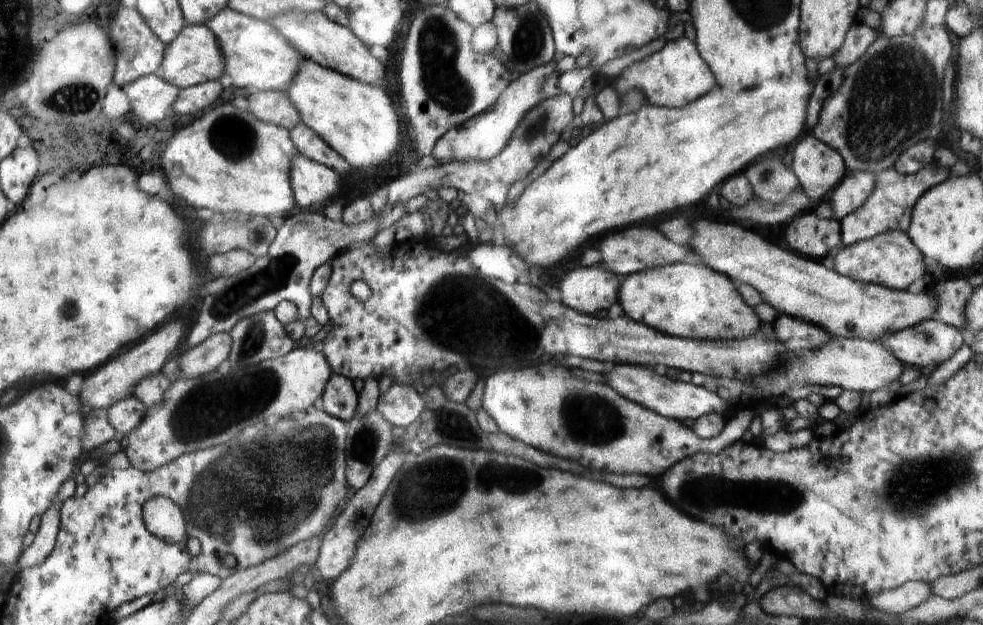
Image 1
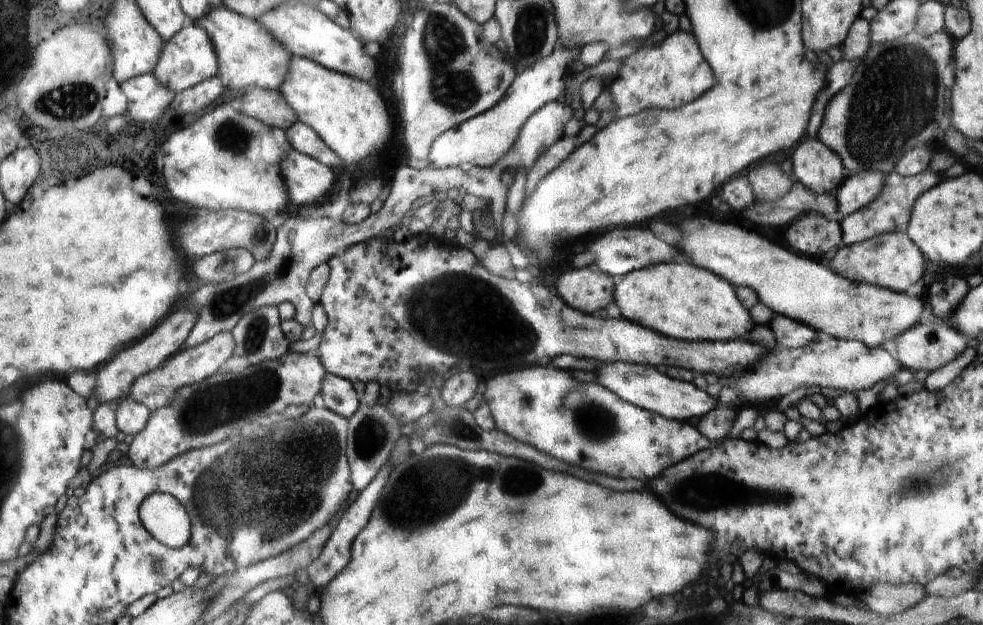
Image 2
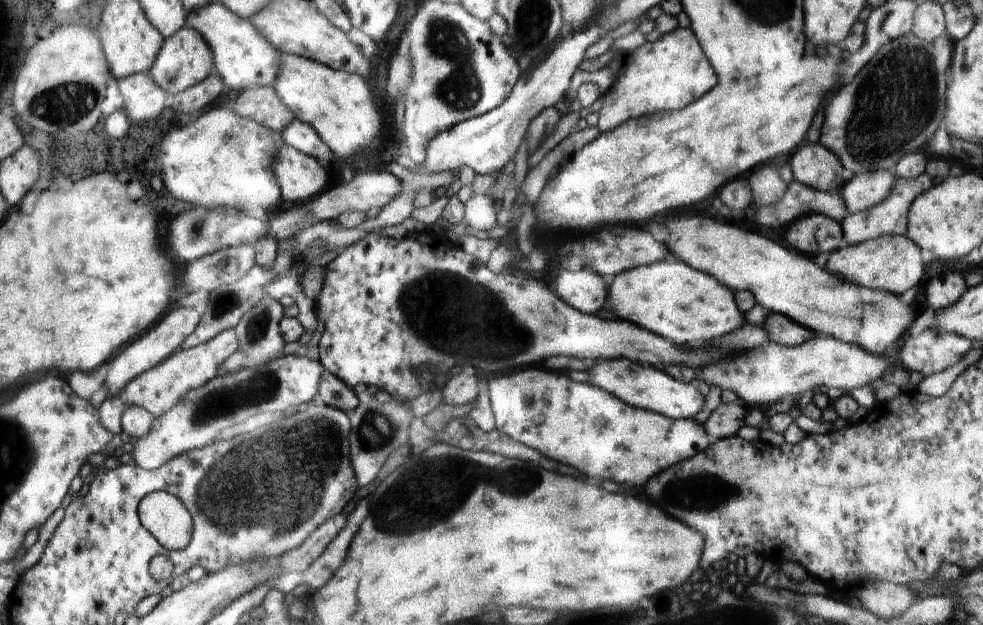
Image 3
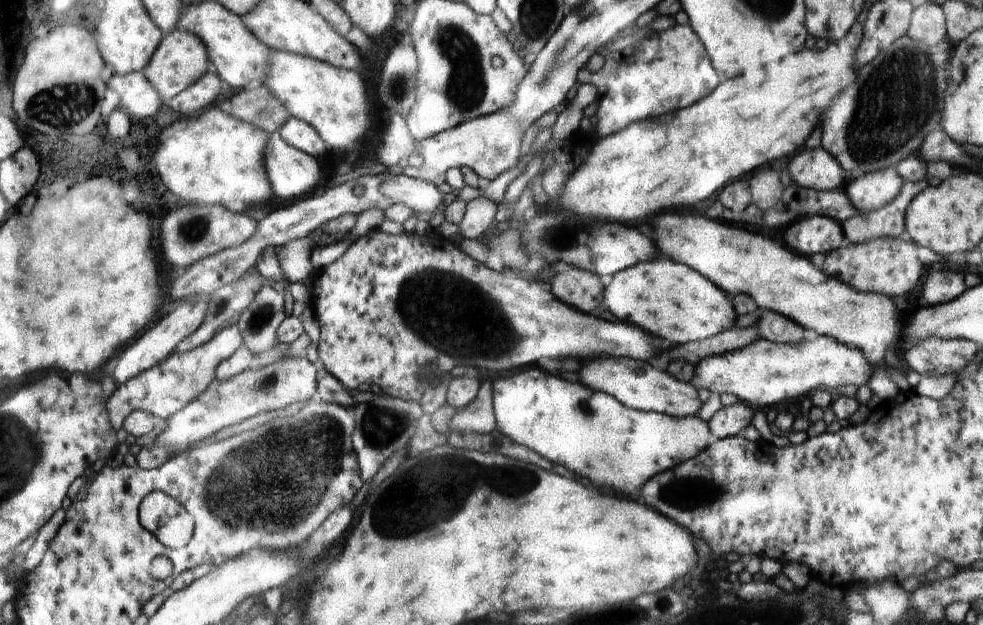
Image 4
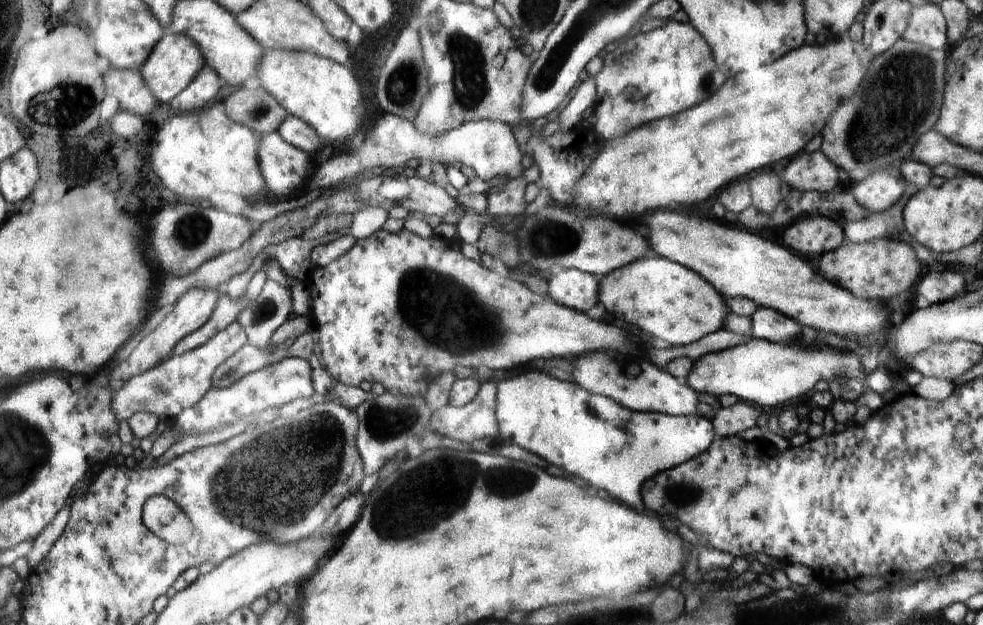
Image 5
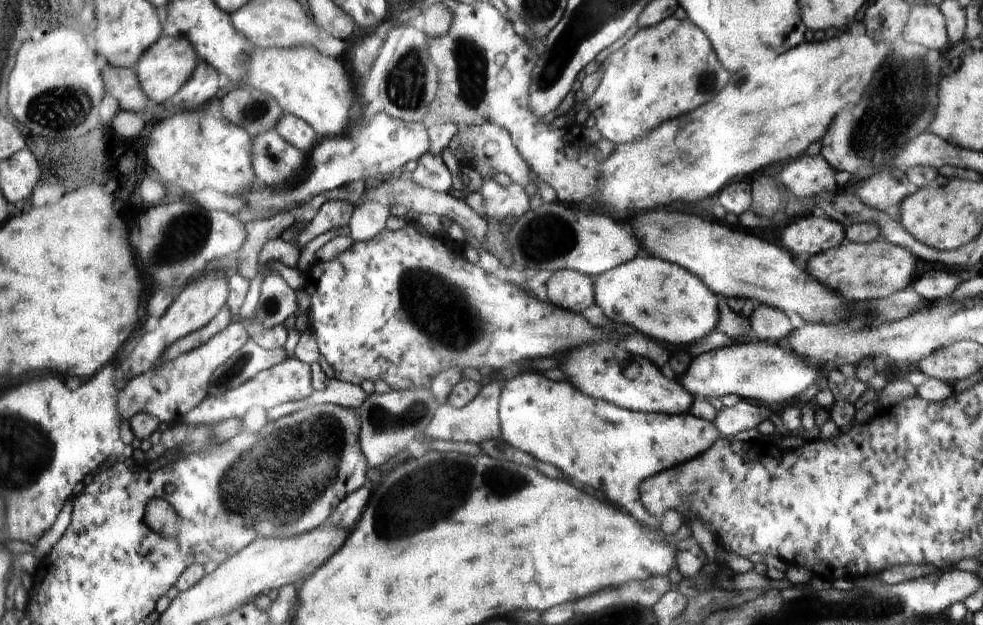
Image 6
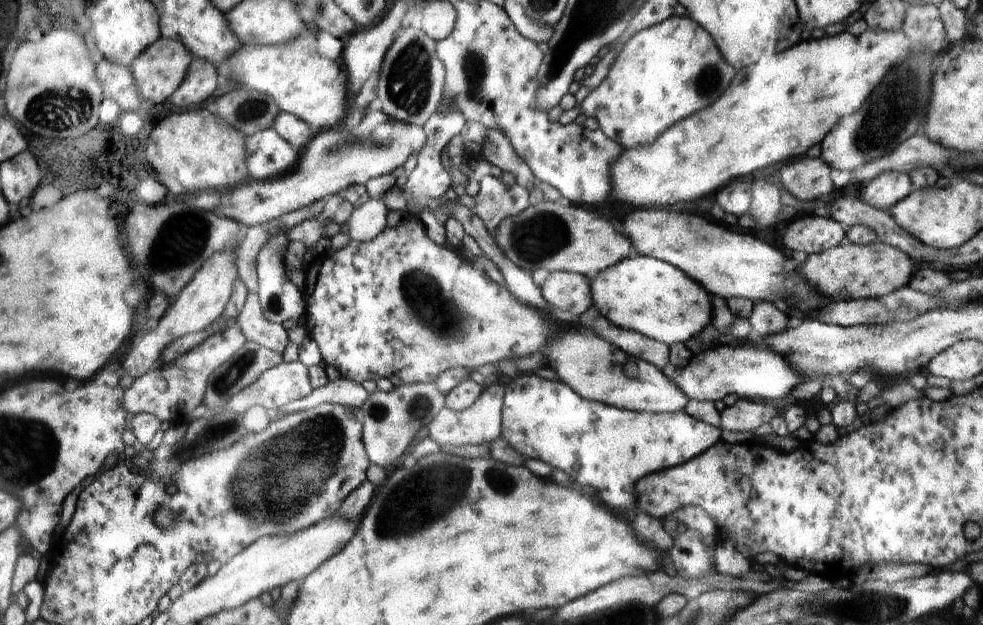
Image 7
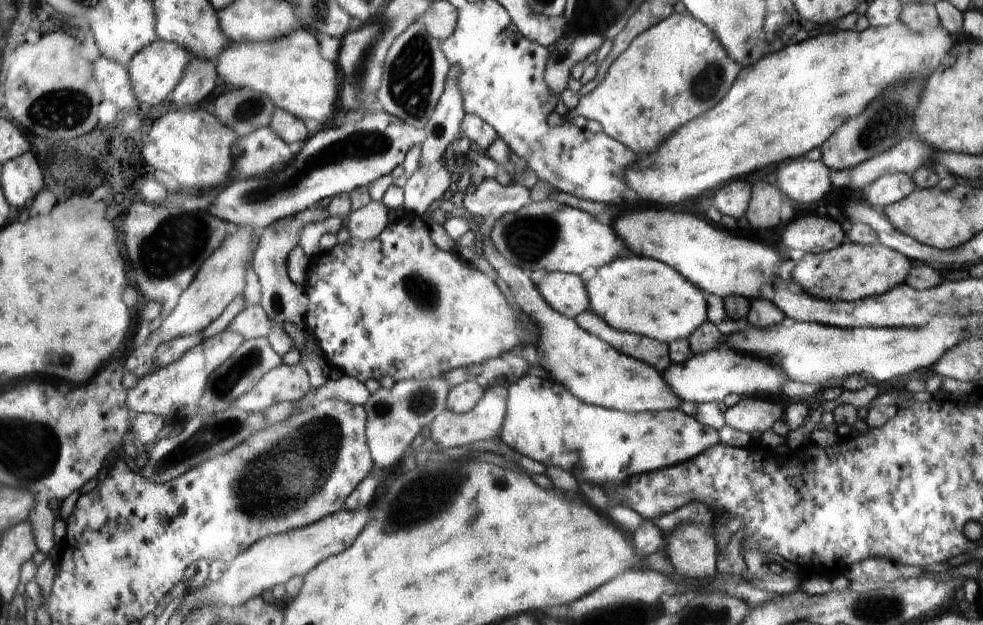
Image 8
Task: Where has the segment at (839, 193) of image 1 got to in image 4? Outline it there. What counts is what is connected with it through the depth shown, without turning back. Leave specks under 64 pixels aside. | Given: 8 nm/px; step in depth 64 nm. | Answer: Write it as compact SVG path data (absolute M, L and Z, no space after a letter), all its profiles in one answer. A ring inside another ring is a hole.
M888 167L853 179L845 192L859 212L870 212L896 200L904 186L905 181L896 167Z

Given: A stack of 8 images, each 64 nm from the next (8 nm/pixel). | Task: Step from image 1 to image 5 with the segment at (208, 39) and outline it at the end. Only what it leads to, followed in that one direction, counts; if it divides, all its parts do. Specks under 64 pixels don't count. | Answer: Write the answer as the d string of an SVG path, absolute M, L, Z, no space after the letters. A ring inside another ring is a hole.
M167 34L165 38L156 46L149 60L141 68L144 78L152 92L158 96L162 103L176 99L192 82L195 82L202 72L202 68L207 65L206 56L200 48L200 44L186 34Z

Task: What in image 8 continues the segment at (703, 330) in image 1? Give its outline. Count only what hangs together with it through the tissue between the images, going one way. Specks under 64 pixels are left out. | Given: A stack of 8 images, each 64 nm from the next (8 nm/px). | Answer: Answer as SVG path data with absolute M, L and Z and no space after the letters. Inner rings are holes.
M632 252L620 254L611 263L600 267L598 272L586 281L586 289L591 299L590 310L602 317L606 324L622 332L632 332L640 336L646 334L666 344L674 342L676 338L688 338L692 330L696 330L706 320L706 300L702 298L696 286L692 286L686 278L682 278L682 274L678 274L668 264Z

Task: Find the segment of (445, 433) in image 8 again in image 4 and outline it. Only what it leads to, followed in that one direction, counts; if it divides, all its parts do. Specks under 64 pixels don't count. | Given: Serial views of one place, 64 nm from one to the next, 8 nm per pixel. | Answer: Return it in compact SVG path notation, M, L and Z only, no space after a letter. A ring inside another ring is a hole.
M480 382L476 398L452 414L449 432L490 434L497 430L493 413L493 382Z

